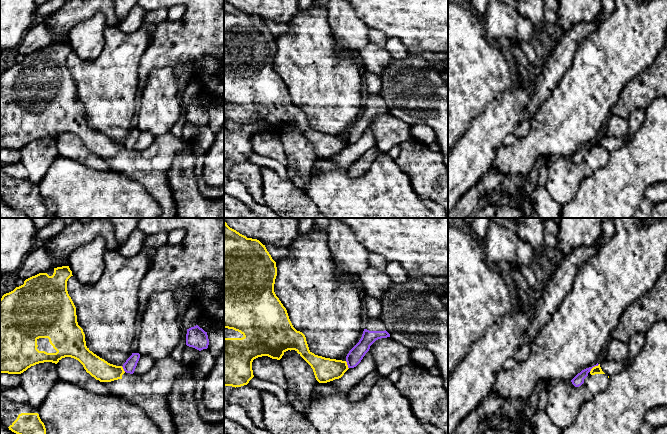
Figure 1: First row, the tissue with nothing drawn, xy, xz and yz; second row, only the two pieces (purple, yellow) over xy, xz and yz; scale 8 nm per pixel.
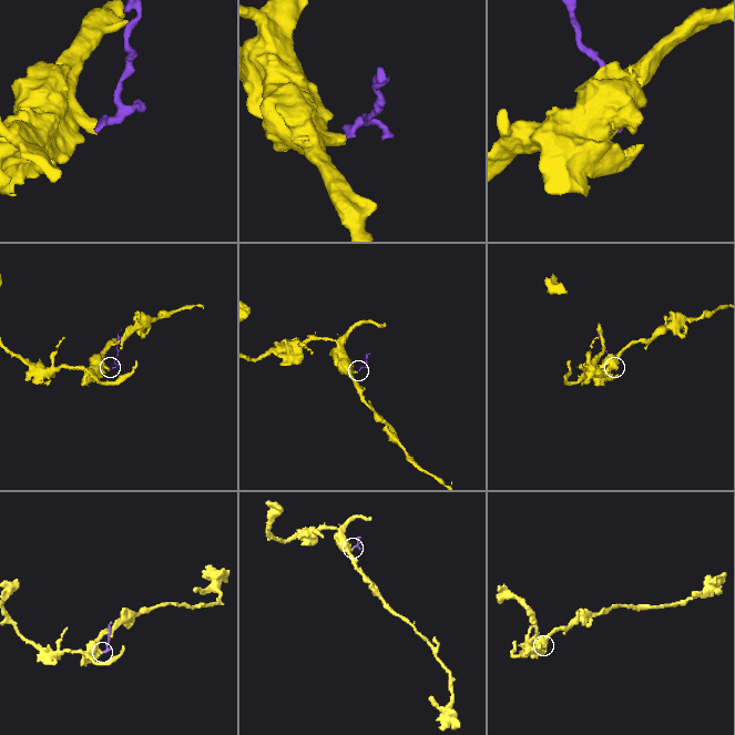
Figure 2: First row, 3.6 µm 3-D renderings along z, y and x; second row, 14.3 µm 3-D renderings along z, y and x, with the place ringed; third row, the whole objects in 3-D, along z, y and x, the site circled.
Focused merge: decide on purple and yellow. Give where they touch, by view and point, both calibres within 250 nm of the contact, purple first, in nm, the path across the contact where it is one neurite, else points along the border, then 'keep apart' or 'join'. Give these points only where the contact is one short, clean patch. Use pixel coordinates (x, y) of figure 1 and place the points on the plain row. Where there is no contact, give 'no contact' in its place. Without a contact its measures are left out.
contact yz (594, 142); calibres 90 and 60 nm; border yz (599, 140), (589, 147); keep apart

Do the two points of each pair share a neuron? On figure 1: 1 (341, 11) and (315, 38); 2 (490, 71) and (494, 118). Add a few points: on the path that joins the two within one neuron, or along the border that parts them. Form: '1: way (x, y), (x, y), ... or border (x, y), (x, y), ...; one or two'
1: border (326, 10), (326, 20), (331, 35), (340, 45); two
2: border (512, 86), (500, 93), (476, 116); two

